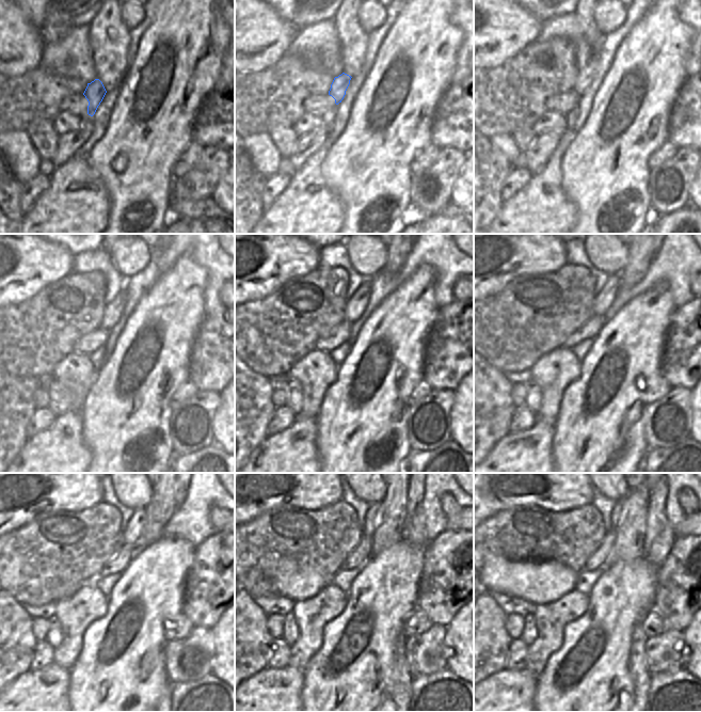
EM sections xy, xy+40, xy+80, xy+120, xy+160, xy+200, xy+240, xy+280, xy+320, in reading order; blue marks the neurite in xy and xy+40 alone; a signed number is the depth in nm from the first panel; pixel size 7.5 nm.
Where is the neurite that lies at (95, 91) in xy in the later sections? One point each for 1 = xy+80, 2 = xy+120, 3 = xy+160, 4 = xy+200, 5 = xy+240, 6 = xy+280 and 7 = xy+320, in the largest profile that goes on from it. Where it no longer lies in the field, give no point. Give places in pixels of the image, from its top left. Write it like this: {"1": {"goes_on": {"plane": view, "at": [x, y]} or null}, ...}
{"1": {"goes_on": {"plane": "xy+80", "at": [585, 77]}}, "2": {"goes_on": {"plane": "xy+120", "at": [113, 311]}}, "3": {"goes_on": {"plane": "xy+160", "at": [355, 306]}}, "4": {"goes_on": {"plane": "xy+200", "at": [604, 299]}}, "5": {"goes_on": {"plane": "xy+240", "at": [132, 531]}}, "6": {"goes_on": {"plane": "xy+280", "at": [375, 518]}}, "7": {"goes_on": {"plane": "xy+320", "at": [616, 515]}}}

